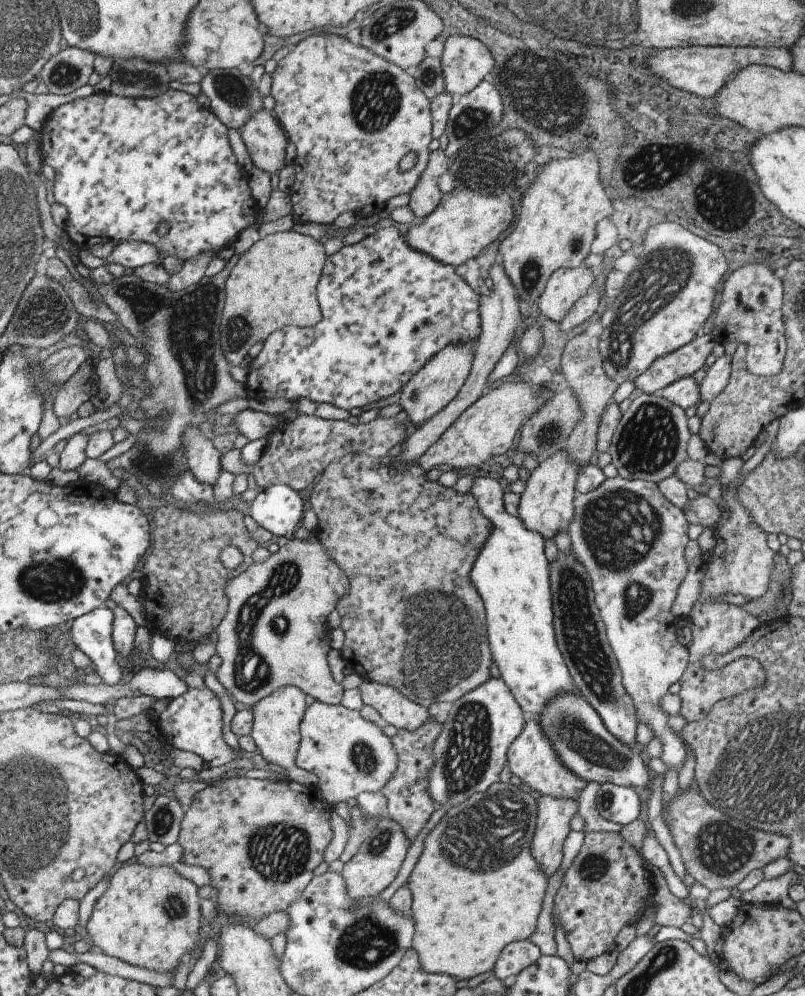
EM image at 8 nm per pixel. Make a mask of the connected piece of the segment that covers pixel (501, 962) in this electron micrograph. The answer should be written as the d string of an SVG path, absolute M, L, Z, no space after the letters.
M529 938L507 944L497 958L492 978L505 979L516 976L524 967L538 960L541 950Z

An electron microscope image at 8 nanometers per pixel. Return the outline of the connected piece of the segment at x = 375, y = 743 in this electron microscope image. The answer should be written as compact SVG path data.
M316 701L307 707L301 720L301 741L297 752L296 764L312 774L318 776L319 793L329 801L333 810L338 802L347 802L350 798L357 798L362 793L376 794L388 784L399 765L399 758L392 741L382 731L381 723L365 720L356 709L349 709L343 705L327 705Z

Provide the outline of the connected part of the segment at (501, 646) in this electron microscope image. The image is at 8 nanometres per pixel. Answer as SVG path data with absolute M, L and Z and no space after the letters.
M479 477L473 480L469 490L476 499L479 511L491 522L491 531L485 538L480 552L470 571L471 583L476 587L485 606L487 637L491 648L491 659L498 665L501 679L511 690L516 702L521 706L527 718L536 718L543 706L557 694L576 693L582 695L571 679L570 671L557 647L553 625L551 564L546 559L545 540L541 534L529 531L517 516L507 513L503 501L502 487L491 477Z

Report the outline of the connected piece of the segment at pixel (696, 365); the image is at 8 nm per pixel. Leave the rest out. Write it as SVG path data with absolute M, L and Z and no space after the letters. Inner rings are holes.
M709 334L694 337L680 348L652 361L648 370L634 380L635 386L652 395L681 378L692 377L706 364L706 358L713 354L714 344Z

